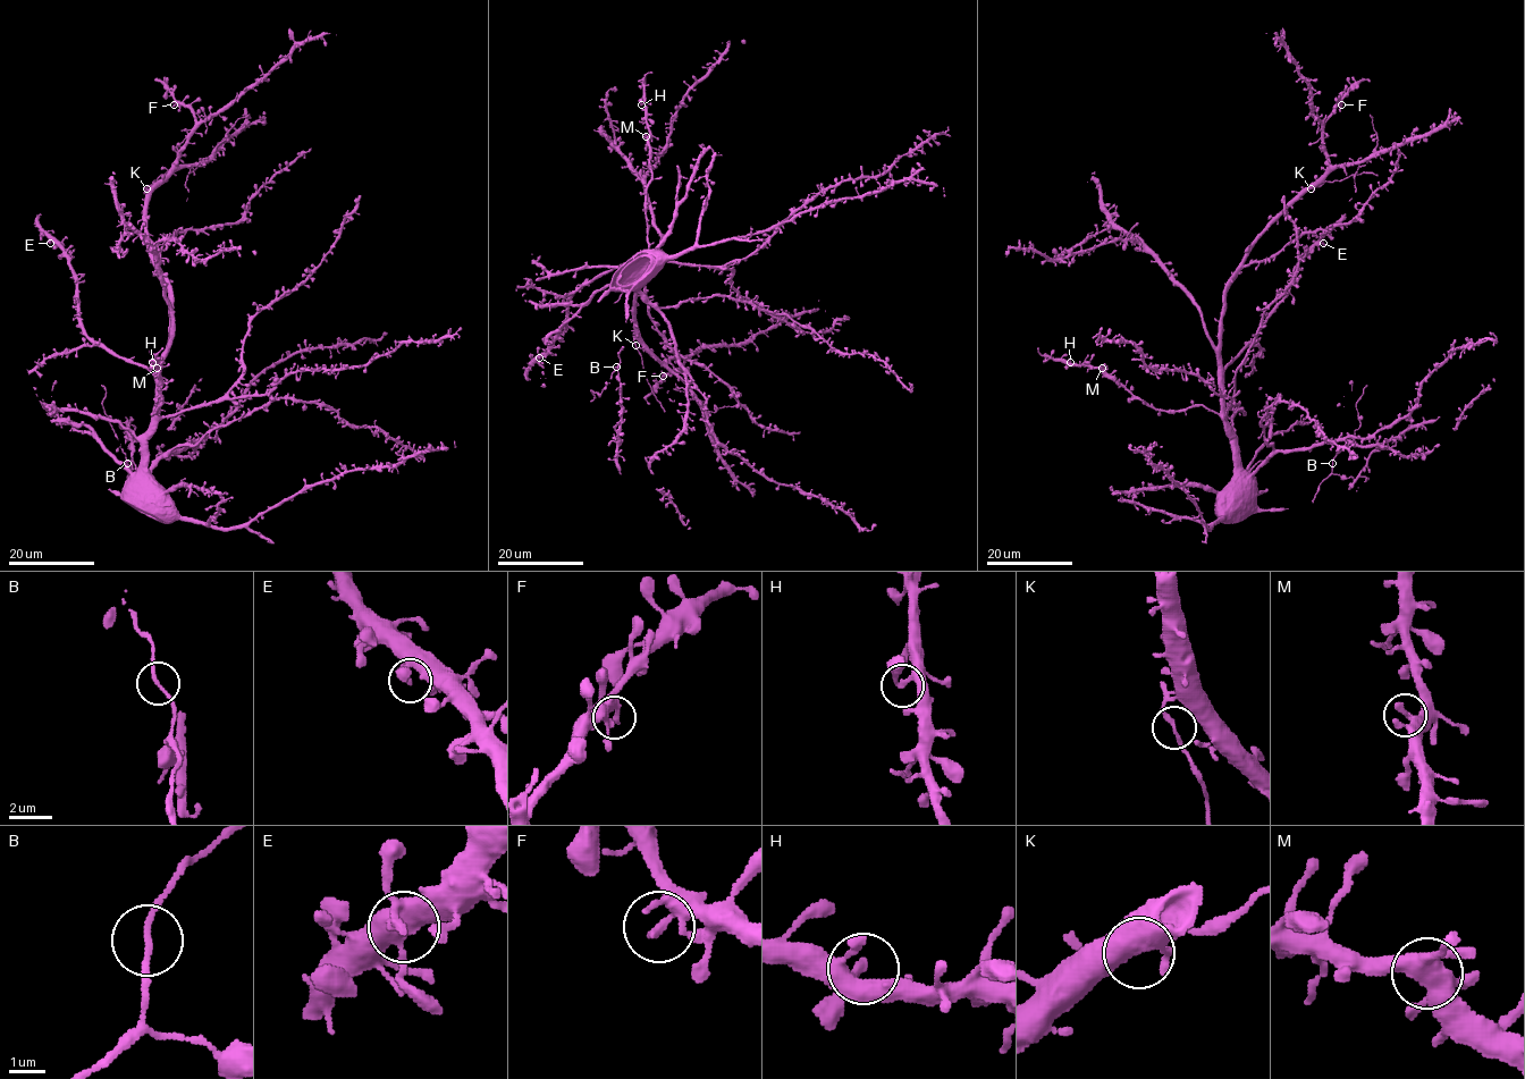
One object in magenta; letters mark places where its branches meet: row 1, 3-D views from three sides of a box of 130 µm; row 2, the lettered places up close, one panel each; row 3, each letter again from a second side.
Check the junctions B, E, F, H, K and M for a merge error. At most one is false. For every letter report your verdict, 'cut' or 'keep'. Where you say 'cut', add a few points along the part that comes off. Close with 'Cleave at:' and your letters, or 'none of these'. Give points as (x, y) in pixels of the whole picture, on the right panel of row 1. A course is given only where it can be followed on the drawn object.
B: keep
E: keep
F: keep
H: keep
K: cut; course (1309, 188), (1363, 173), (1378, 176)
M: keep
Cleave at: K

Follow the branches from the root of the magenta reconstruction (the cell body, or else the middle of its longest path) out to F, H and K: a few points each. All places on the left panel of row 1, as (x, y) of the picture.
F: (157, 393), (168, 338), (169, 284), (152, 255), (146, 197), (170, 173), (194, 126), (194, 115), (174, 104)
H: (157, 393), (159, 413), (159, 405), (157, 410), (162, 404), (160, 368), (152, 362)
K: (157, 393), (159, 361), (168, 338), (169, 284), (152, 255), (146, 225), (146, 188)

